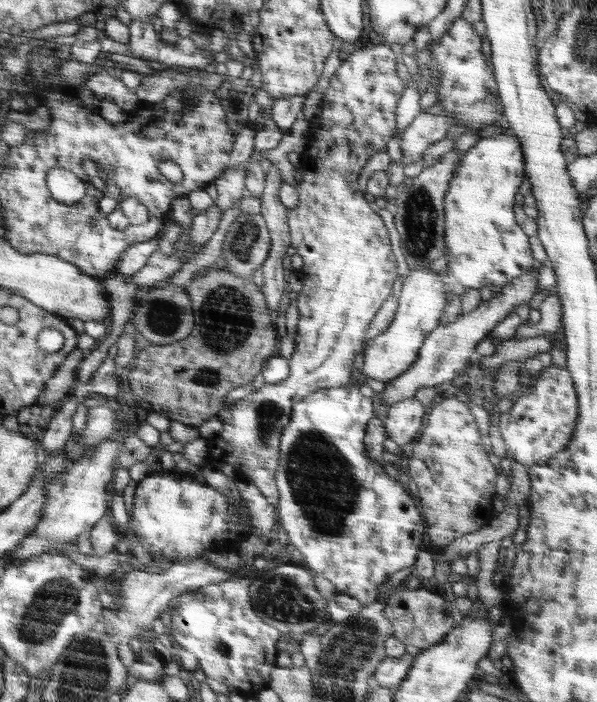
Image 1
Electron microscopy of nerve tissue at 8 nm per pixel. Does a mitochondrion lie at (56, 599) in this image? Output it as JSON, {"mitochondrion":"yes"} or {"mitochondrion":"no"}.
{"mitochondrion":"yes"}

